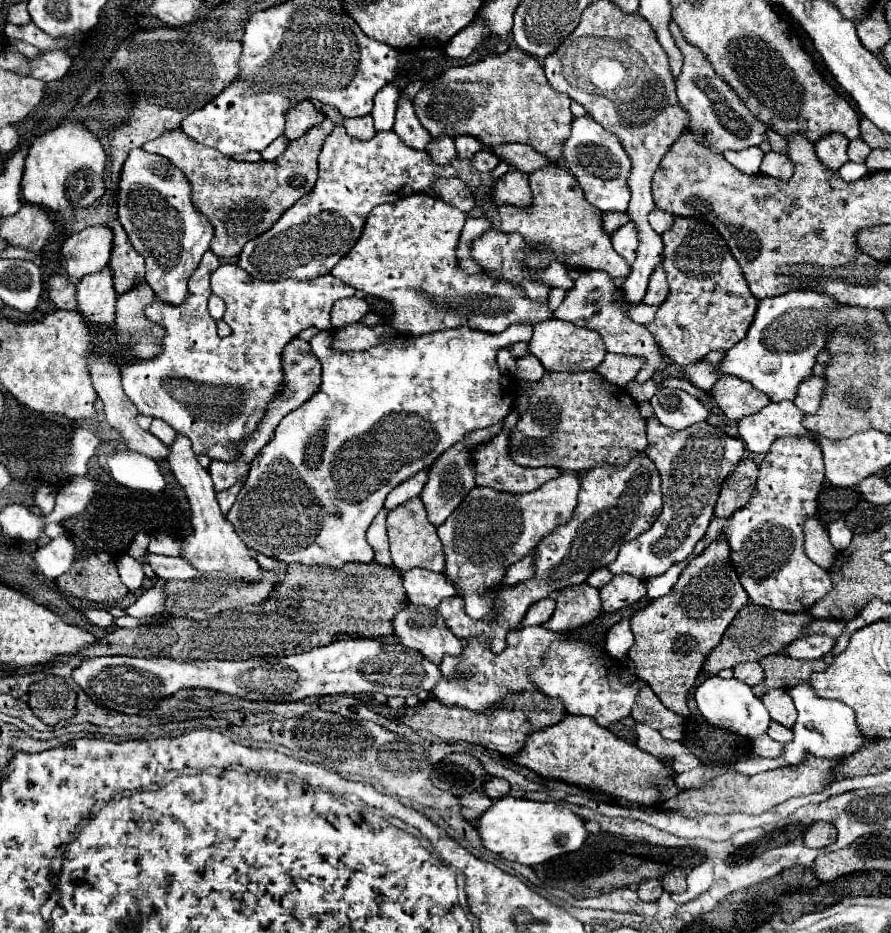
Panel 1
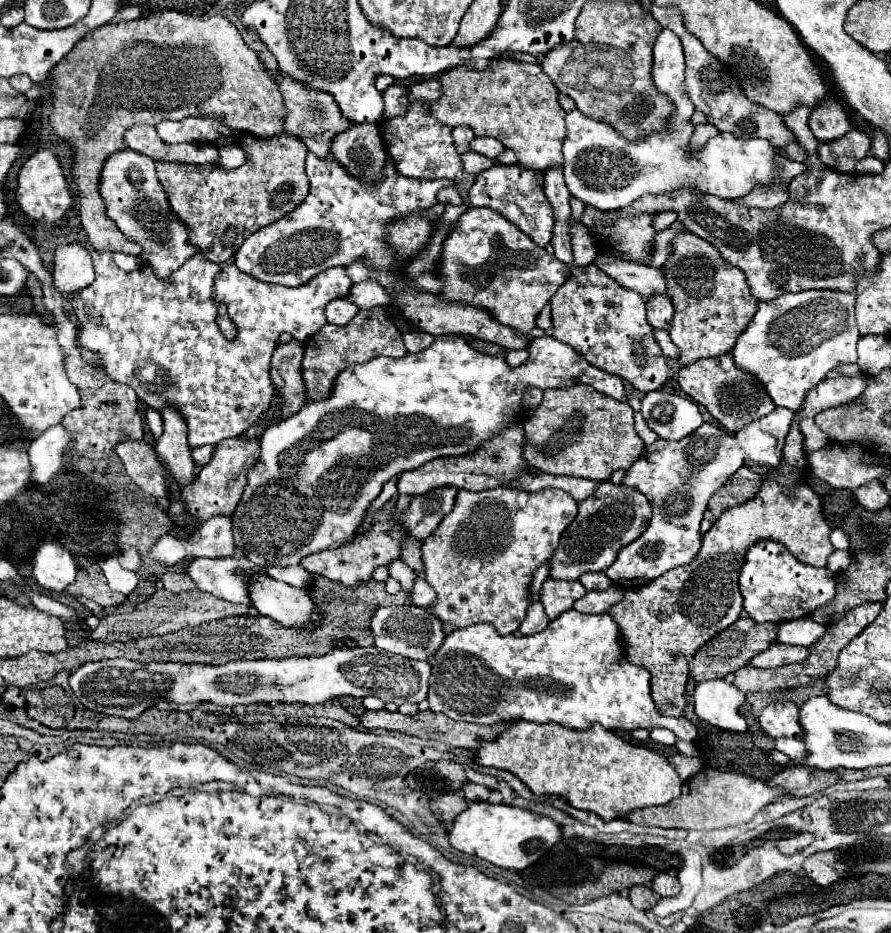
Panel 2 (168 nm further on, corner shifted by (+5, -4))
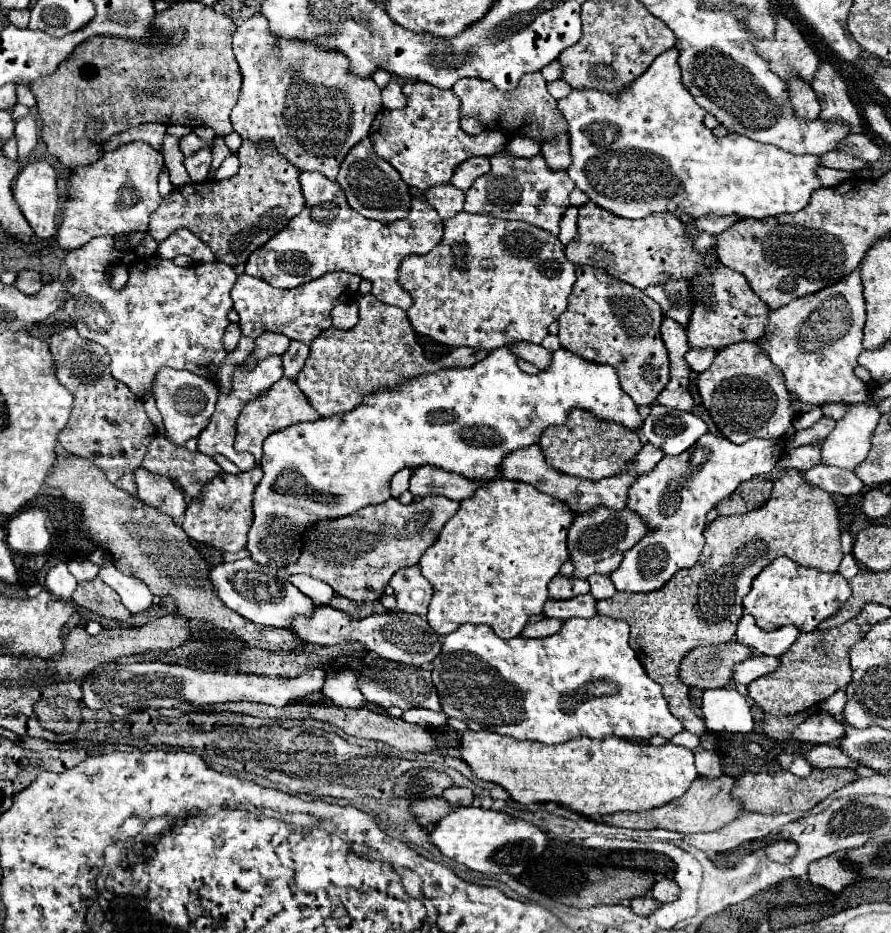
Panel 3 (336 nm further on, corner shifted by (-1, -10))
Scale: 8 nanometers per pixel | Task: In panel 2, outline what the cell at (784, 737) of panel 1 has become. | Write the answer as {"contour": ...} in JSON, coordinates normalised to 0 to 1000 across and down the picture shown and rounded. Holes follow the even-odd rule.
{"contour":[[[872,791],[870,802],[874,806],[883,808],[892,817],[899,817],[906,810],[906,802],[903,802],[903,795],[899,791]]]}

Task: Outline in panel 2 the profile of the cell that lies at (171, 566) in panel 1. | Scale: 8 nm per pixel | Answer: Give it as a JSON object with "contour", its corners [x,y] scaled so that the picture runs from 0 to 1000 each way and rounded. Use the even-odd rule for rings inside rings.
{"contour":[[[275,596],[244,600],[221,598],[212,607],[212,617],[223,632],[273,650],[284,650],[279,643],[279,626],[293,615],[297,615],[295,609]]]}

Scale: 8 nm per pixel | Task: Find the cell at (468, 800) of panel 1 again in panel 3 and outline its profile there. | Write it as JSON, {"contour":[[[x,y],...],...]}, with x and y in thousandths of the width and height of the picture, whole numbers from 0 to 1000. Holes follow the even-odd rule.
{"contour":[[[468,855],[461,860],[461,868],[468,875],[468,881],[481,887],[490,883],[495,877],[499,877],[508,866],[497,855]]]}

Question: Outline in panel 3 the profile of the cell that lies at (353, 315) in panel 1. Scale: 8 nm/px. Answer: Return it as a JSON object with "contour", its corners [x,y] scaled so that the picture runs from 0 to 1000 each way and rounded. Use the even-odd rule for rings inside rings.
{"contour":[[[392,324],[392,326],[378,326],[376,332],[371,334],[371,343],[374,343],[374,349],[380,352],[380,354],[392,354],[398,349],[403,341],[403,334],[401,334],[401,324]]]}

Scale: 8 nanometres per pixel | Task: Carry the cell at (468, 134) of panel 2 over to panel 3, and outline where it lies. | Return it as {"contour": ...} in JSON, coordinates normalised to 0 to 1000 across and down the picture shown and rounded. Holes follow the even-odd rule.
{"contour":[[[522,126],[522,129],[517,129],[517,139],[520,139],[522,144],[526,144],[526,146],[535,146],[535,144],[540,144],[544,137],[542,137],[542,133],[538,133],[538,129]]]}

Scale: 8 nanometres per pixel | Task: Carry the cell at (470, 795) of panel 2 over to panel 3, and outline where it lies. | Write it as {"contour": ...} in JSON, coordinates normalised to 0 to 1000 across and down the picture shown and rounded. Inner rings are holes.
{"contour":[[[508,842],[508,845],[504,845],[504,847],[497,849],[497,855],[499,855],[506,864],[515,866],[515,864],[531,864],[533,851],[531,851],[526,845],[513,845],[513,842]]]}

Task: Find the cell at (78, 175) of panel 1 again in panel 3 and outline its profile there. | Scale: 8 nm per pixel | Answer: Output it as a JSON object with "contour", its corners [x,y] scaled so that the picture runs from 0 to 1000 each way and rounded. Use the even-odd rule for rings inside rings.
{"contour":[[[51,171],[33,174],[19,189],[15,210],[42,253],[57,255],[64,251],[62,232],[66,227],[66,206],[64,184],[57,176]]]}

